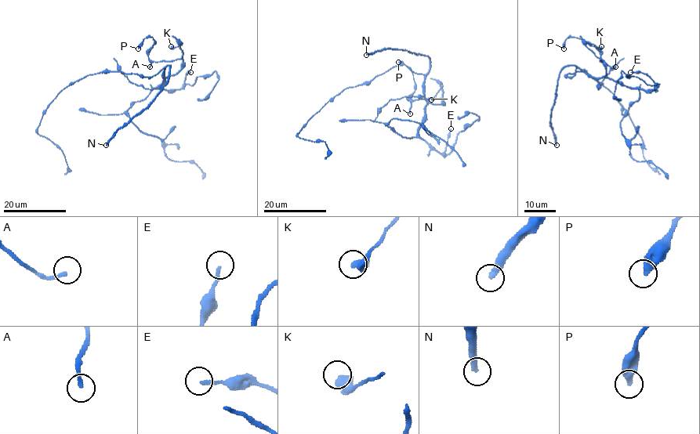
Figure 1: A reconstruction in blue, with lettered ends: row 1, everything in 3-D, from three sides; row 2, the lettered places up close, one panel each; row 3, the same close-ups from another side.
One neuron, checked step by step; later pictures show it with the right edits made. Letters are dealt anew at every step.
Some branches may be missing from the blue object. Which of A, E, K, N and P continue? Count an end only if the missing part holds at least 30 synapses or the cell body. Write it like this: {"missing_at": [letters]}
{"missing_at": []}

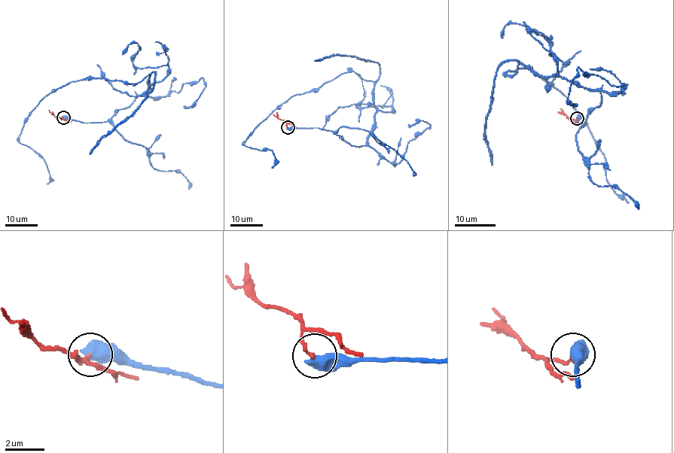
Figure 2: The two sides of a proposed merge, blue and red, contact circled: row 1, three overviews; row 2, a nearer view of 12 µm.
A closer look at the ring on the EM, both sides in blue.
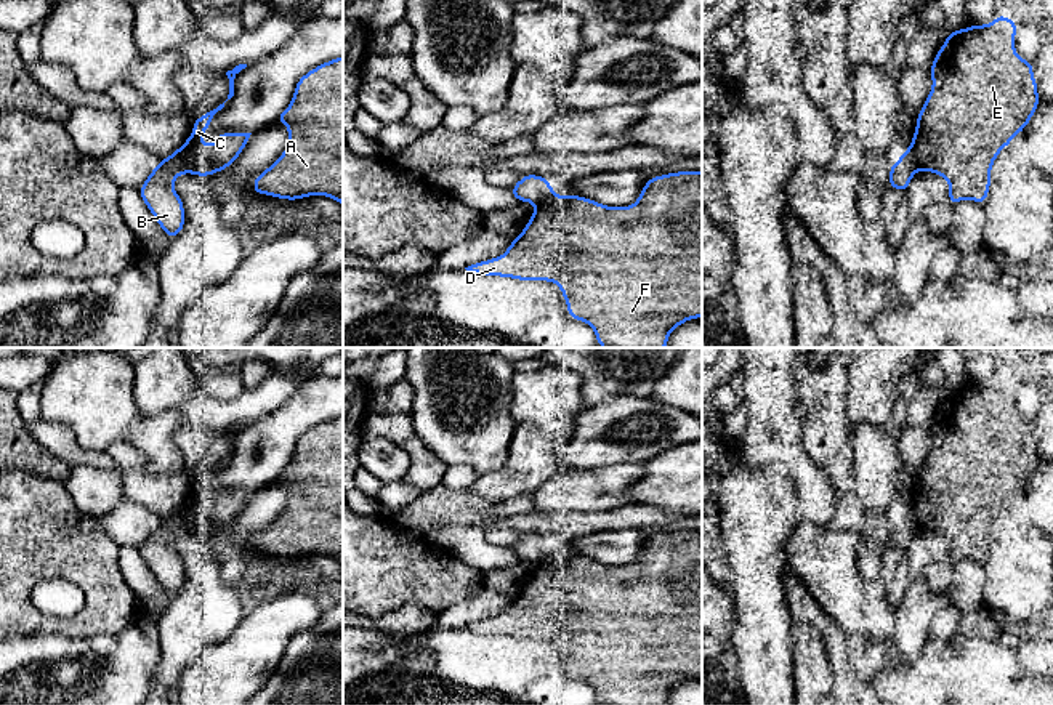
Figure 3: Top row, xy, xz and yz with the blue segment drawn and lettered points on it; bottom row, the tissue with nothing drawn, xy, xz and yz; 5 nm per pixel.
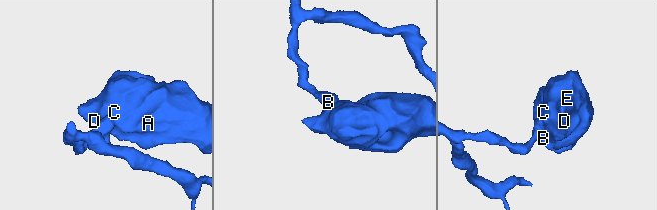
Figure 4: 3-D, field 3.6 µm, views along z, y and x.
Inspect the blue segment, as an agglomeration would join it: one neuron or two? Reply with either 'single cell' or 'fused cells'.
fused cells

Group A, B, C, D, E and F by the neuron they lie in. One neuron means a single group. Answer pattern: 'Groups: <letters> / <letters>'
Groups: A C D E F / B

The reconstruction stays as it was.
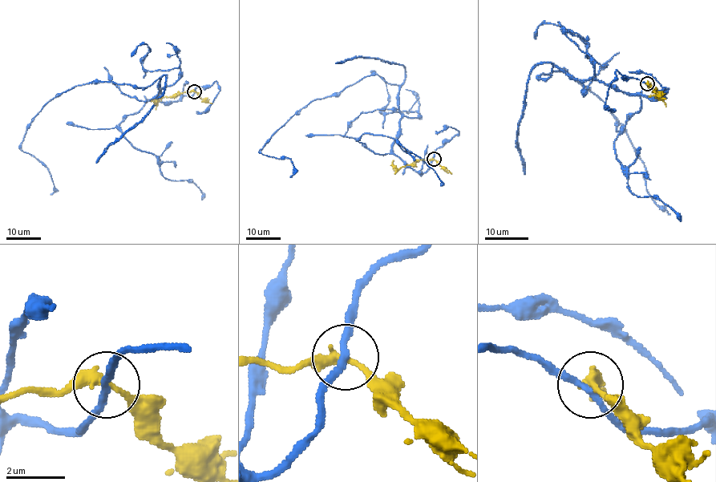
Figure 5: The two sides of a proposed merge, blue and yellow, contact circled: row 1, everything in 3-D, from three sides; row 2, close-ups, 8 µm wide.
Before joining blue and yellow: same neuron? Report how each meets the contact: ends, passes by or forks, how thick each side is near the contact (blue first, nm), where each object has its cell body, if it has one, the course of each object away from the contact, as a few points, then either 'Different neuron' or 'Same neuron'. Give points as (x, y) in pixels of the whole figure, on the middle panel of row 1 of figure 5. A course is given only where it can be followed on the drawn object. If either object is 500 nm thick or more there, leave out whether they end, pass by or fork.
At the ring blue passes by. At the ring yellow passes by. Thickness 200 nm (blue) against 280 nm. Soma of blue: none. Soma of yellow: none. Course of blue: (434, 159), (419, 173), (394, 152), (398, 87), (372, 74), (315, 99), (260, 149), (289, 158), (290, 177). Course of yellow: (434, 159), (416, 160), (402, 166), (394, 174). Different neuron

